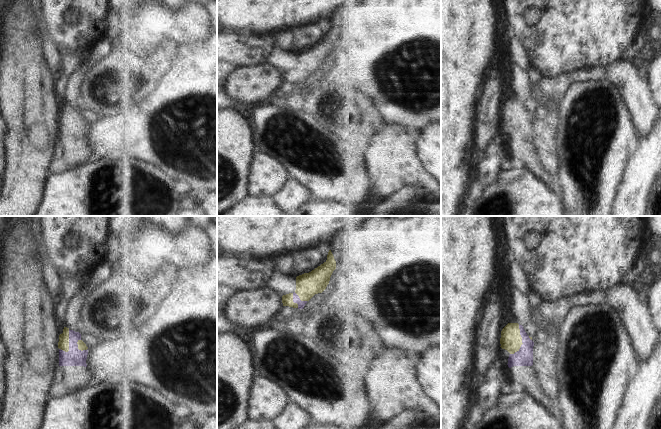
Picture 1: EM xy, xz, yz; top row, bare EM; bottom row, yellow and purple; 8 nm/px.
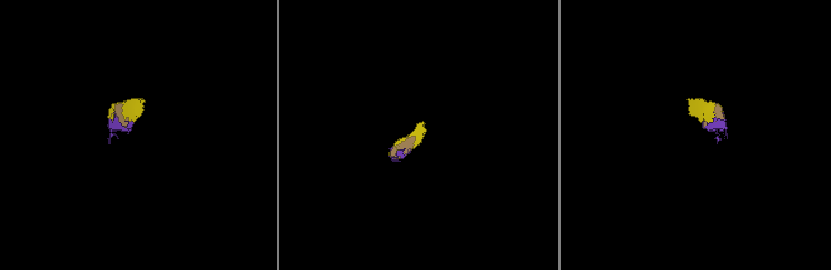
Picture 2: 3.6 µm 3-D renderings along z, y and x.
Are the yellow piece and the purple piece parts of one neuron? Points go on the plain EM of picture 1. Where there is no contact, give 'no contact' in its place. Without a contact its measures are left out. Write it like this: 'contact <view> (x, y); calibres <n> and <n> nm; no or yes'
contact yz (521, 117); calibres 170 and 140 nm; yes

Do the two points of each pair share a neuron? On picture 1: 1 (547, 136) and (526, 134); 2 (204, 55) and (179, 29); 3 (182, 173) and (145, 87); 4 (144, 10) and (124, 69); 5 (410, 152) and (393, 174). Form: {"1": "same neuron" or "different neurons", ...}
{"1": "different neurons", "2": "different neurons", "3": "different neurons", "4": "different neurons", "5": "same neuron"}

